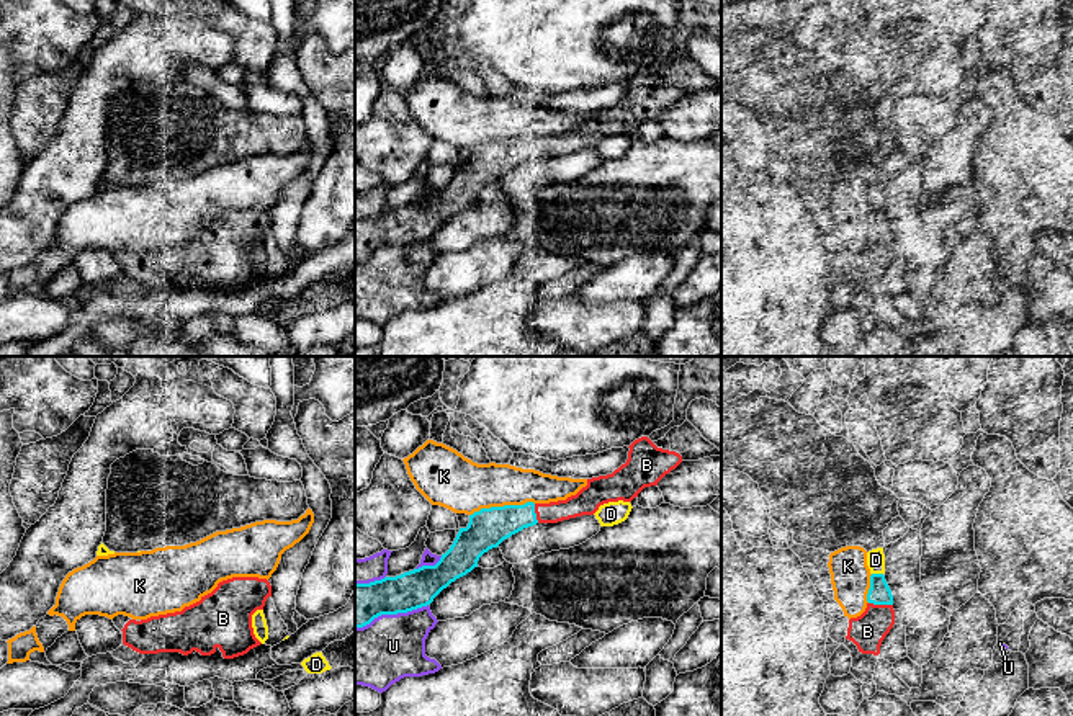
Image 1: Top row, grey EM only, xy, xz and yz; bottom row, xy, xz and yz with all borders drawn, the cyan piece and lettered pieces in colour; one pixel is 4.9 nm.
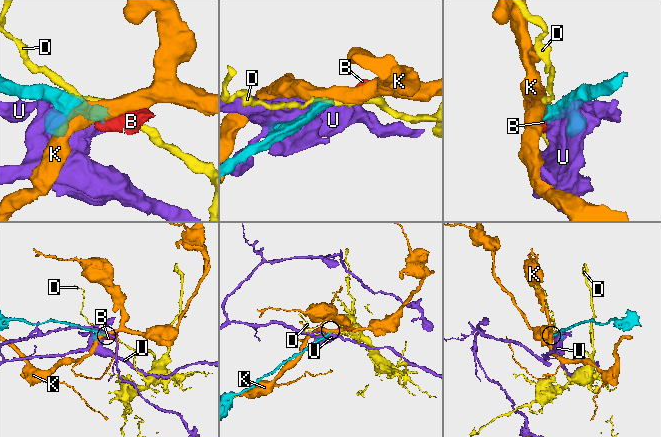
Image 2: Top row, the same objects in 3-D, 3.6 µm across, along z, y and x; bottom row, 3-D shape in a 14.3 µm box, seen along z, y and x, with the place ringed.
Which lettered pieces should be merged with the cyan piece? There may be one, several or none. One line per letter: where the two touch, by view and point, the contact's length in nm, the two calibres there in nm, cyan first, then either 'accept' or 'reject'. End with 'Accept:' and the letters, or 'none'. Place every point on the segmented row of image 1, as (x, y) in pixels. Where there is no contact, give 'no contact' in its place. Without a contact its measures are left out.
B: meets cyan in yz at (880, 604); contact 120 nm long; 110 nm thick on the cyan side, 170 nm on the other; accept
D: meets cyan in yz at (877, 574); contact 60 nm long; 110 nm thick on the cyan side, 100 nm on the other; reject
K: meets cyan in xz at (501, 507); contact 320 nm long; 190 nm thick on the cyan side, 260 nm on the other; reject
U: meets cyan in xz at (391, 613); contact 380 nm long; 220 nm thick on the cyan side, 320 nm on the other; reject
Accept: B

